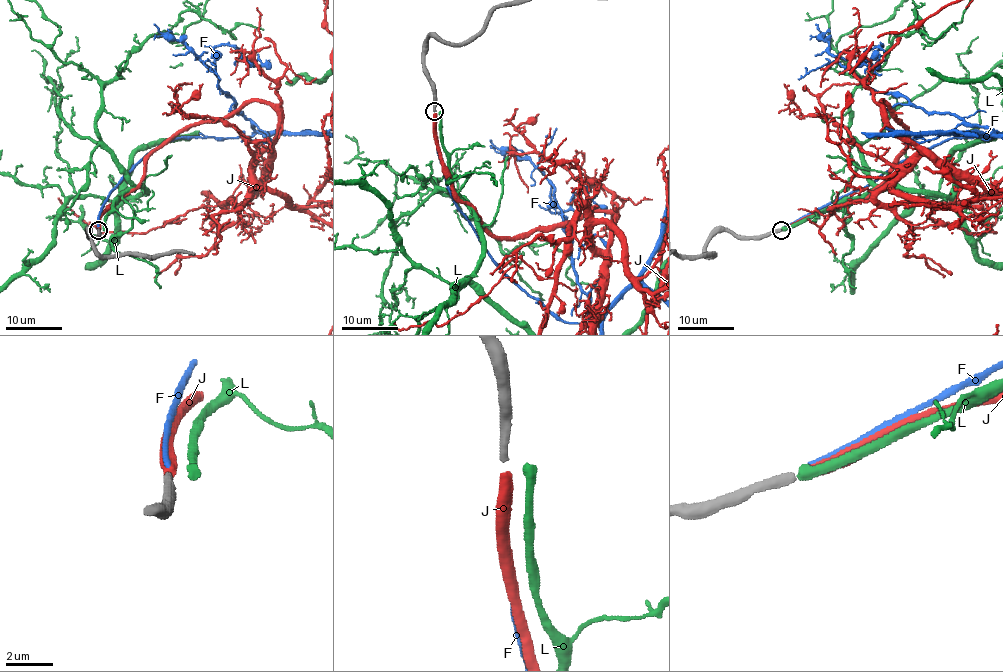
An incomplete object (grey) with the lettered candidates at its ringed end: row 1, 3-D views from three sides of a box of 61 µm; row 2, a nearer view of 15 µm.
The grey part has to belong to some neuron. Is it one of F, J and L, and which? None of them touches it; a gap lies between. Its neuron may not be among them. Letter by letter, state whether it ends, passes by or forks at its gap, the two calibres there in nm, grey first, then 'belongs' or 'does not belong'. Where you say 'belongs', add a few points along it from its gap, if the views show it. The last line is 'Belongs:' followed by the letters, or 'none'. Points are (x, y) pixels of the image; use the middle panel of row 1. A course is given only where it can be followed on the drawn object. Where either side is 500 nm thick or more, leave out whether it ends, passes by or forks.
F: it ends there; 380 nm thick on the grey side, 220 nm on the other; does not belong
J: it ends there; 380 nm thick on the grey side, 440 nm on the other; belongs
L: it ends there; 380 nm thick on the grey side, 480 nm on the other; does not belong
Belongs: J

